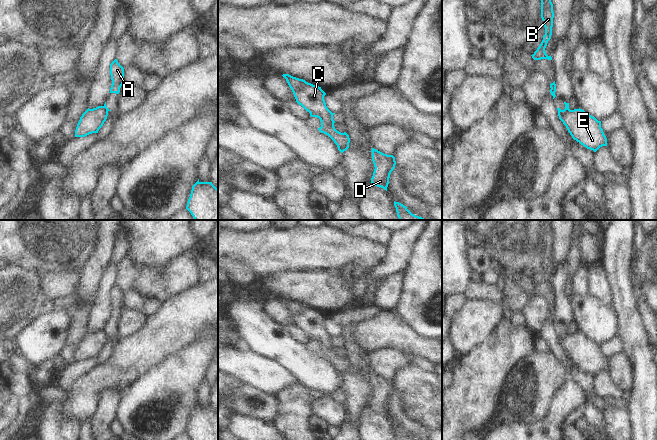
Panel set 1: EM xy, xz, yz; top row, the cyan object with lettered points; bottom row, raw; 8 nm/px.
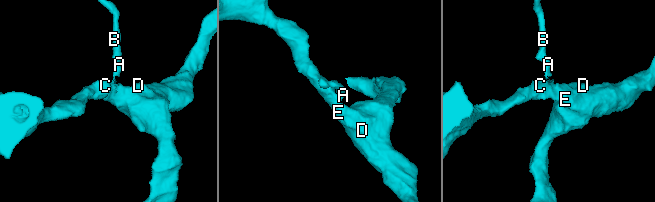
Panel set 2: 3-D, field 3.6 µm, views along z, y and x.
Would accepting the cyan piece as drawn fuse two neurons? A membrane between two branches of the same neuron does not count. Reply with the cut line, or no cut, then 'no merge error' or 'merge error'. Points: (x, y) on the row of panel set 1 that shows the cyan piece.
cut in xy along (103, 106), (107, 111); merge error

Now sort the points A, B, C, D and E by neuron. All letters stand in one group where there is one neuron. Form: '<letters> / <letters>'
A B / C D E

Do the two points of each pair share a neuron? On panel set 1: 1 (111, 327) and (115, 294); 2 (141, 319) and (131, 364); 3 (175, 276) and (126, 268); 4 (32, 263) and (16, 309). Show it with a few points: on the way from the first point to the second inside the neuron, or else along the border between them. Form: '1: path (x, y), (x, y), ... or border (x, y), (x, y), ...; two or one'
1: path (113, 319), (116, 302); one
2: border (149, 316), (146, 323), (139, 330), (121, 339); two
3: path (163, 278), (138, 277); one
4: border (10, 264), (37, 270), (40, 273); two

